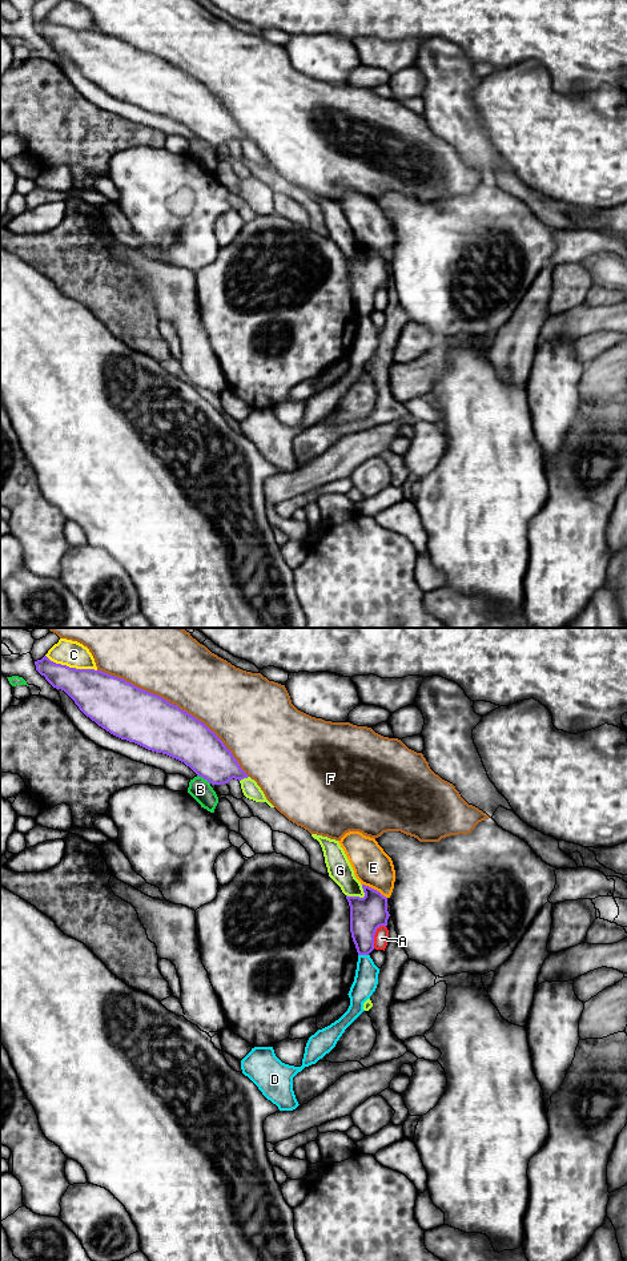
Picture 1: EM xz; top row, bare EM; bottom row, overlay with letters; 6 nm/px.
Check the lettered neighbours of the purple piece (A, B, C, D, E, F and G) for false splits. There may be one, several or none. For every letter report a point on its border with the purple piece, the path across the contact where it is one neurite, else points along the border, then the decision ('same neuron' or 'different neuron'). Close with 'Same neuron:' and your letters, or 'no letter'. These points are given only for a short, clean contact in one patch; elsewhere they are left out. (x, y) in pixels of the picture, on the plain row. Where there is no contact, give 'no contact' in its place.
A: xz (374, 295) | different neuron
B: xz (204, 140) | different neuron
C: xz (71, 29) | different neuron
D: xz (364, 315) | along xz (358, 315), (368, 317) | different neuron
E: xz (373, 250) | different neuron
F: xz (176, 67) | different neuron
G: xz (358, 258) | different neuron
Same neuron: no letter

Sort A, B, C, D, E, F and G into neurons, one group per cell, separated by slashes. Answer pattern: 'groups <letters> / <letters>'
groups A / B / C E / D / F / G

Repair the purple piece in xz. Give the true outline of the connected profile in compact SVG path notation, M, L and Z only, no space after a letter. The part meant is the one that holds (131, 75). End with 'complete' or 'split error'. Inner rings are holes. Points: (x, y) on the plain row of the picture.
M47 17L35 23L35 27L53 49L64 52L87 78L110 96L176 120L212 146L249 138L214 93L162 59L140 51L124 40L95 31L69 29L51 23Z; complete

